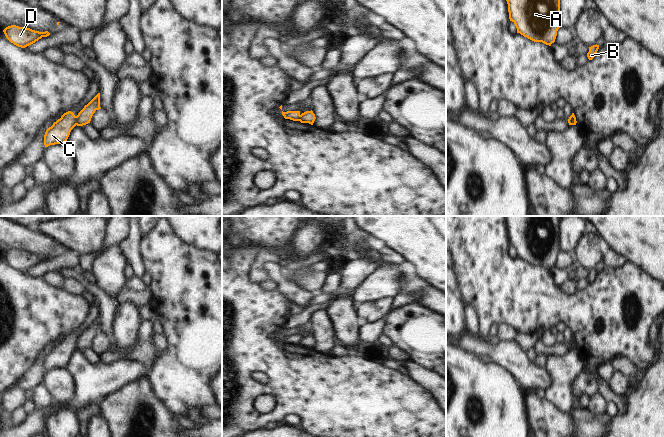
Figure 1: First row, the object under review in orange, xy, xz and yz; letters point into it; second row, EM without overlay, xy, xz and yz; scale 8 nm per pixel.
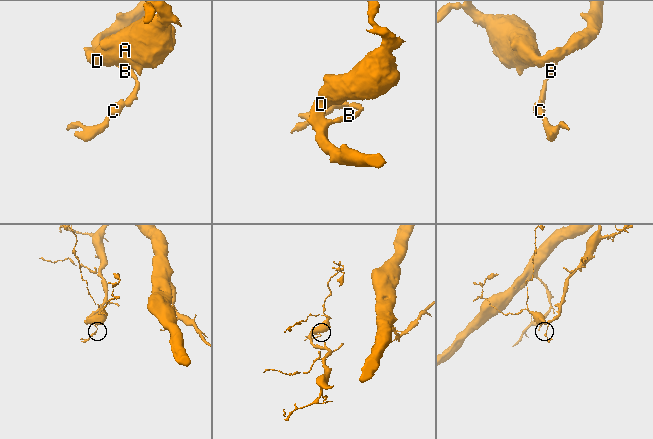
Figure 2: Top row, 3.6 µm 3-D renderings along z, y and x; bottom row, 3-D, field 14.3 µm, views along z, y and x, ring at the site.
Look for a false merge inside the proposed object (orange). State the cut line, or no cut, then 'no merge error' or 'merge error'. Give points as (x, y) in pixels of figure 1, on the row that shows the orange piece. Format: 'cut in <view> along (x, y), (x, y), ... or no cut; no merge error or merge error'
cut in xy along (75, 116), (76, 124); merge error

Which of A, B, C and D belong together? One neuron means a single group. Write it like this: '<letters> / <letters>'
A B D / C

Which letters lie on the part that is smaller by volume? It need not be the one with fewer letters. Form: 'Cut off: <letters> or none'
Cut off: C

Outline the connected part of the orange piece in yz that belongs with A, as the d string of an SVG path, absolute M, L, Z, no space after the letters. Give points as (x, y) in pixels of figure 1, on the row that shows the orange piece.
M506 0L517 33L551 46L560 28L560 0Z

